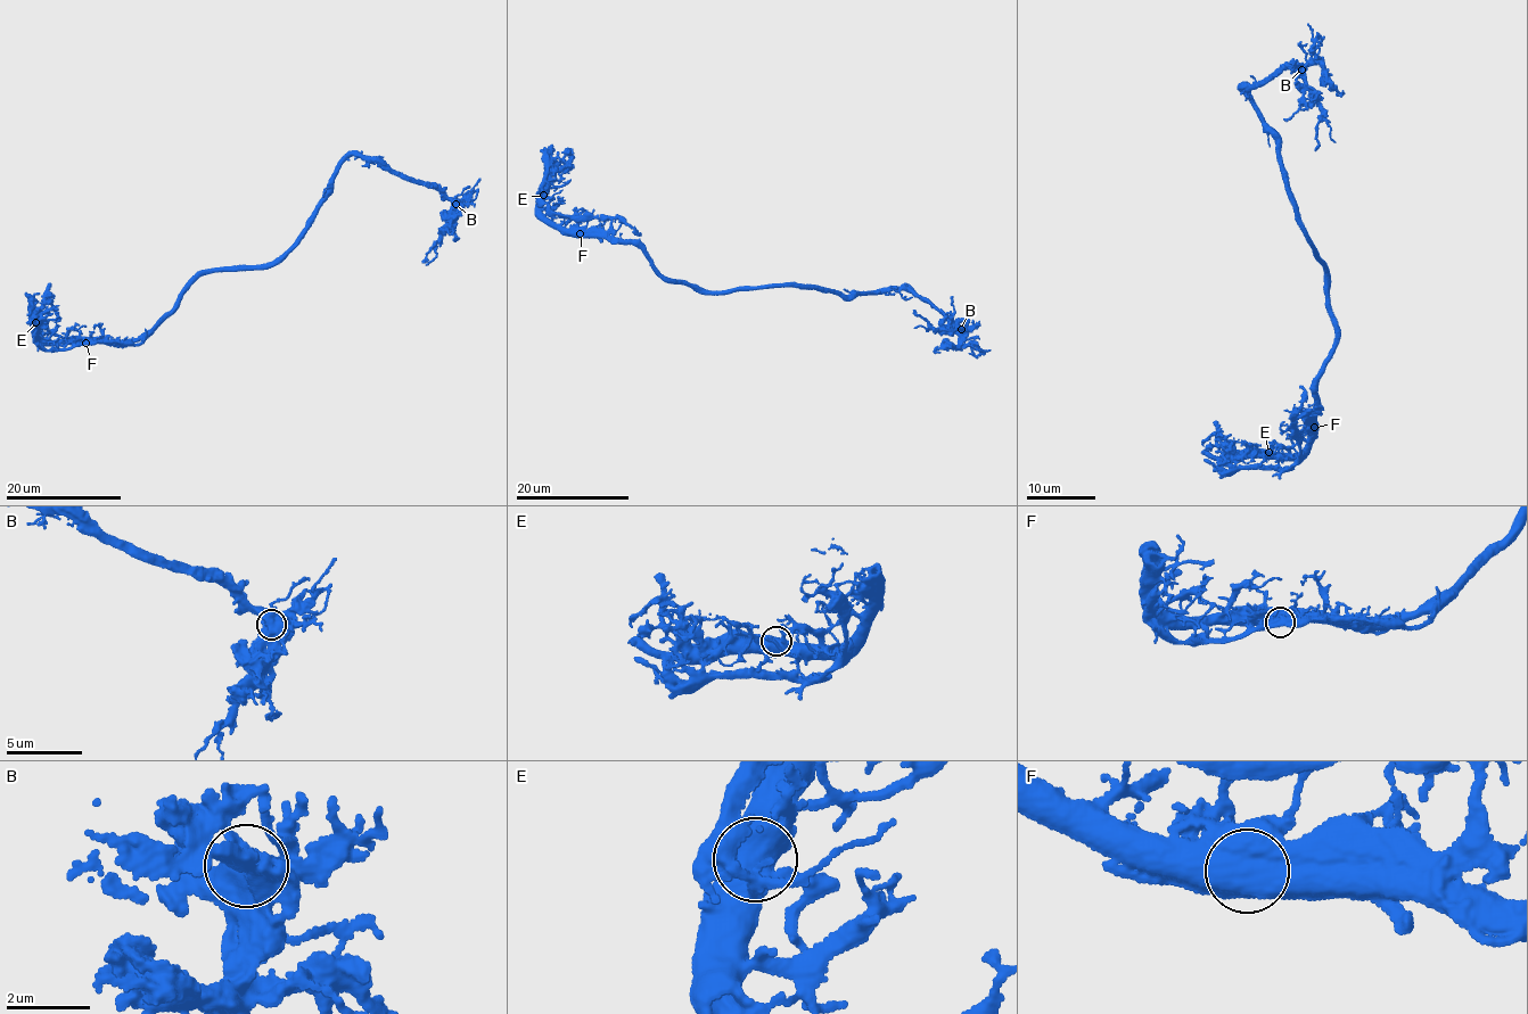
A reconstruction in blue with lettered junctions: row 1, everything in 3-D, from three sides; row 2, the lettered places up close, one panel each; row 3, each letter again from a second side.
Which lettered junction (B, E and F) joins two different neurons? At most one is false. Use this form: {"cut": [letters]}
{"cut": []}

